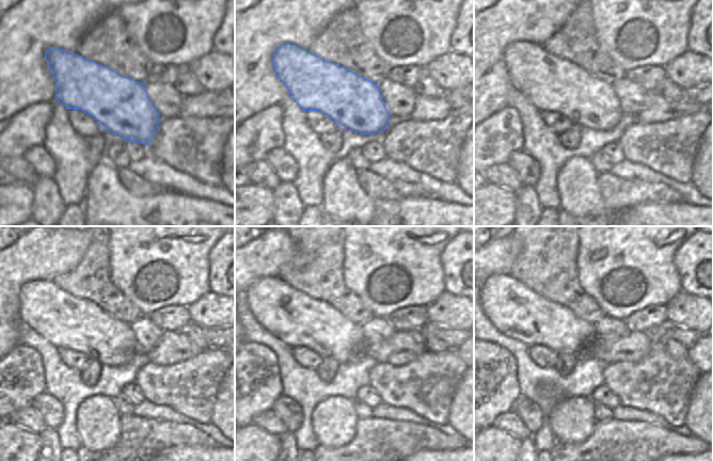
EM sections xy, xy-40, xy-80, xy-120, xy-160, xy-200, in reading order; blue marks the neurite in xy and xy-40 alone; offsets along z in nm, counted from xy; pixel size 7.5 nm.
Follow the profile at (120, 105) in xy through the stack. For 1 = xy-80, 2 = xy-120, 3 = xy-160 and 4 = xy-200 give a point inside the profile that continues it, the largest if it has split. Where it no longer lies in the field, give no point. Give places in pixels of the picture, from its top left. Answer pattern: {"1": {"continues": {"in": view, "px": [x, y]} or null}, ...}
{"1": {"continues": {"in": "xy-80", "px": [551, 83]}}, "2": {"continues": {"in": "xy-120", "px": [65, 321]}}, "3": {"continues": {"in": "xy-160", "px": [288, 314]}}, "4": {"continues": {"in": "xy-200", "px": [516, 311]}}}

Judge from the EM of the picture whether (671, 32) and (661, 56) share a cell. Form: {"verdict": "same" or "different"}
{"verdict": "same"}

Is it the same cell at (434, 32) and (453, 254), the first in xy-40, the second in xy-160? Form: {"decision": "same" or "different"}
{"decision": "different"}

